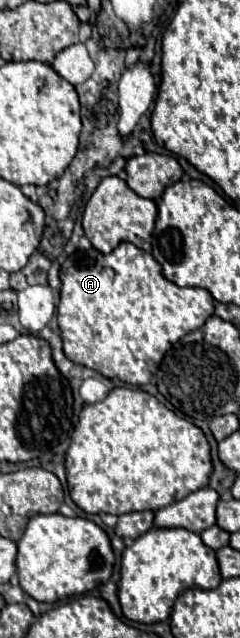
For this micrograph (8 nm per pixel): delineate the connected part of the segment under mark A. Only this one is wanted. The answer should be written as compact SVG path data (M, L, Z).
M120 243L108 255L96 249L80 257L70 255L60 279L58 325L66 357L130 385L146 385L172 343L214 315L214 299L206 289L174 285L164 277L160 263L132 243Z

